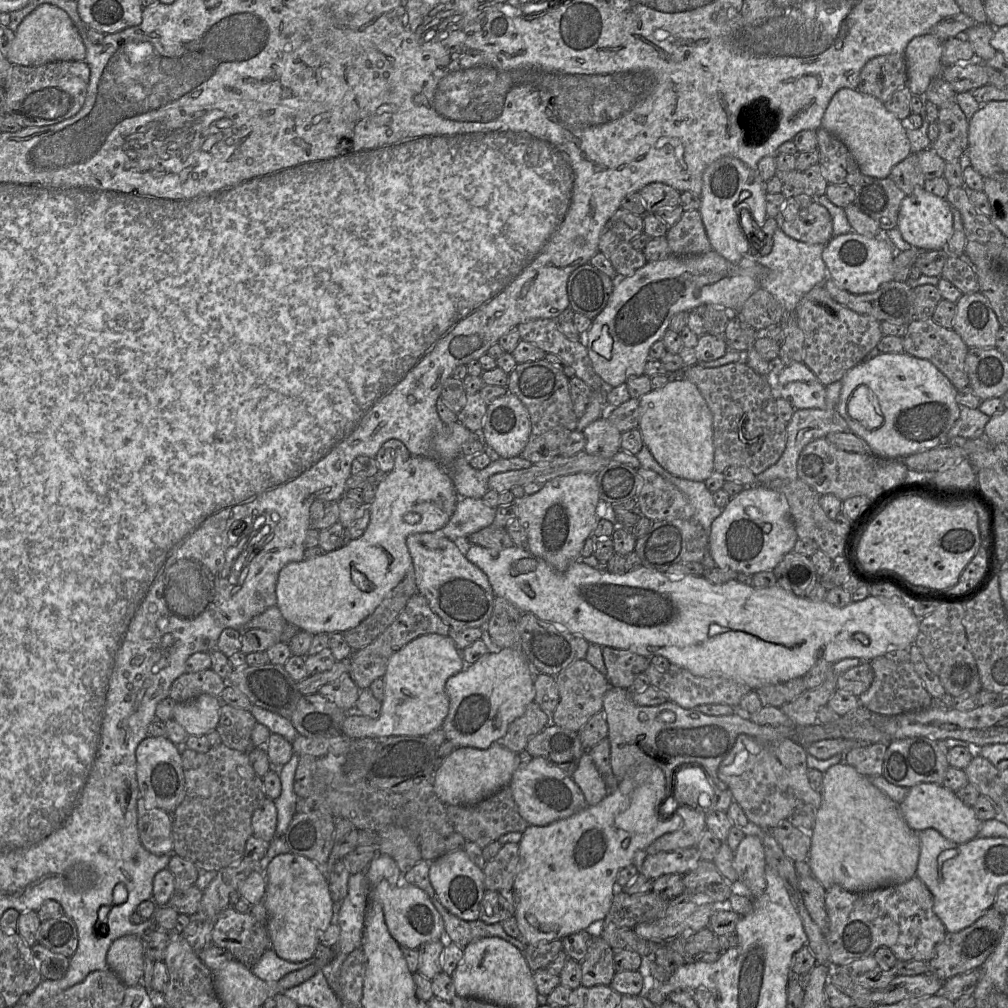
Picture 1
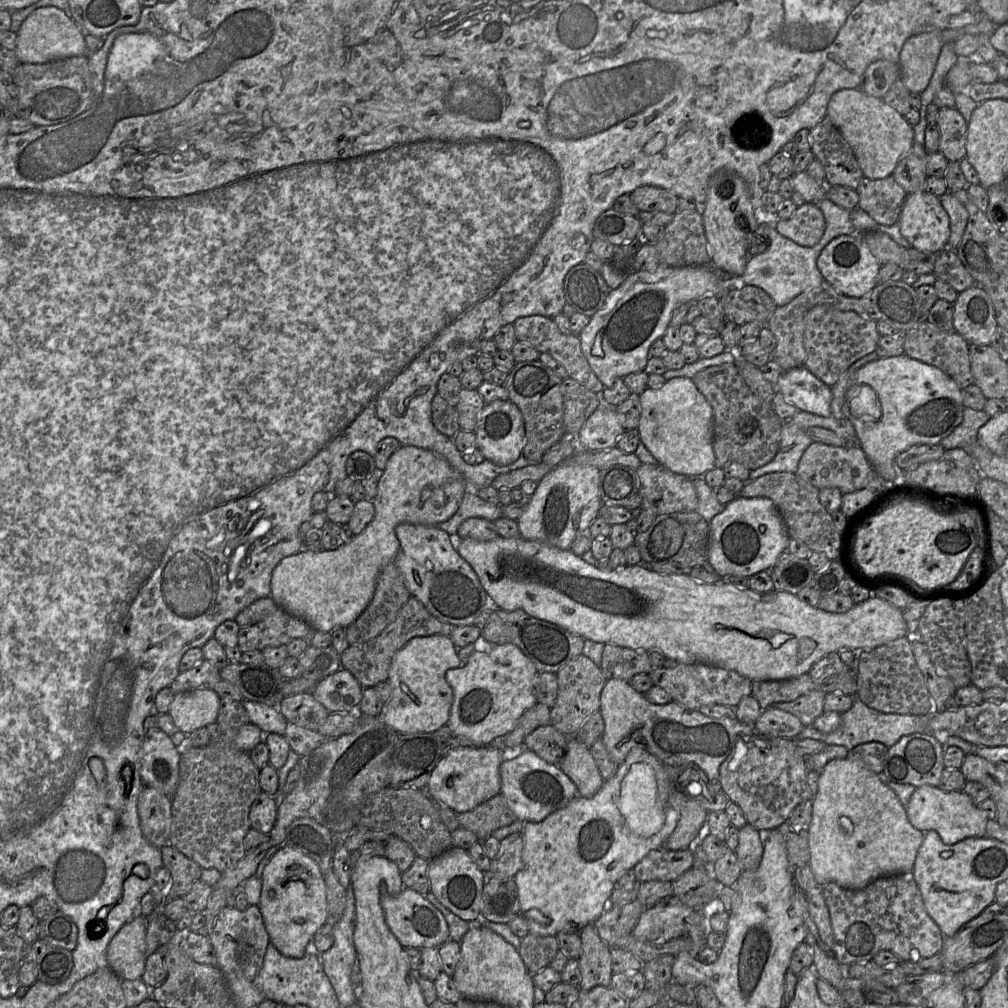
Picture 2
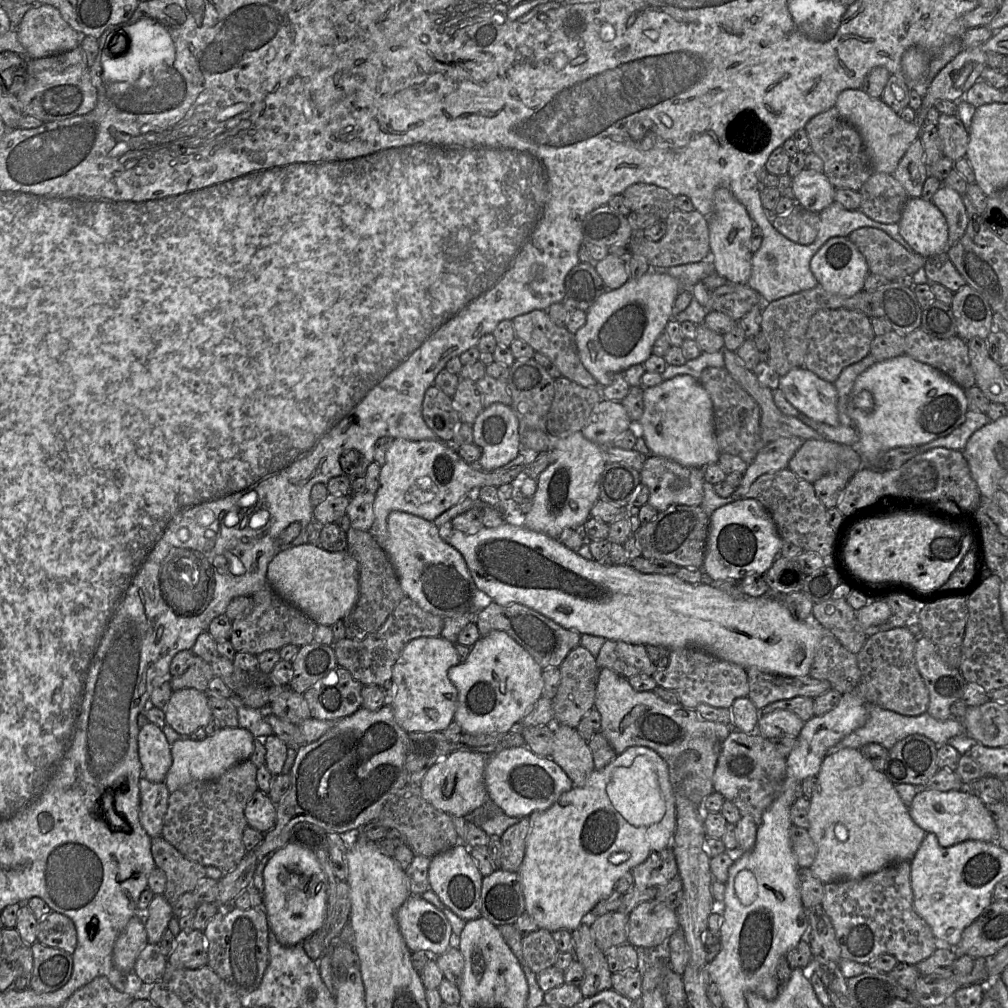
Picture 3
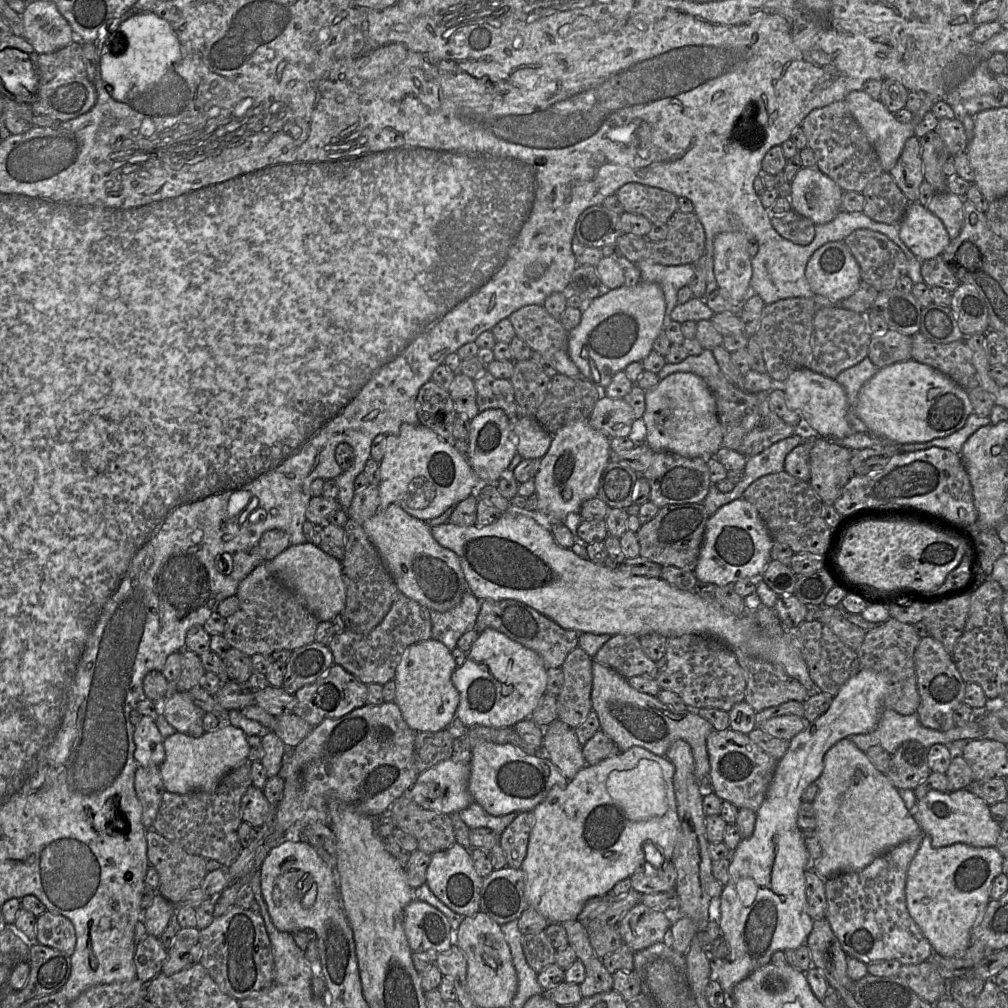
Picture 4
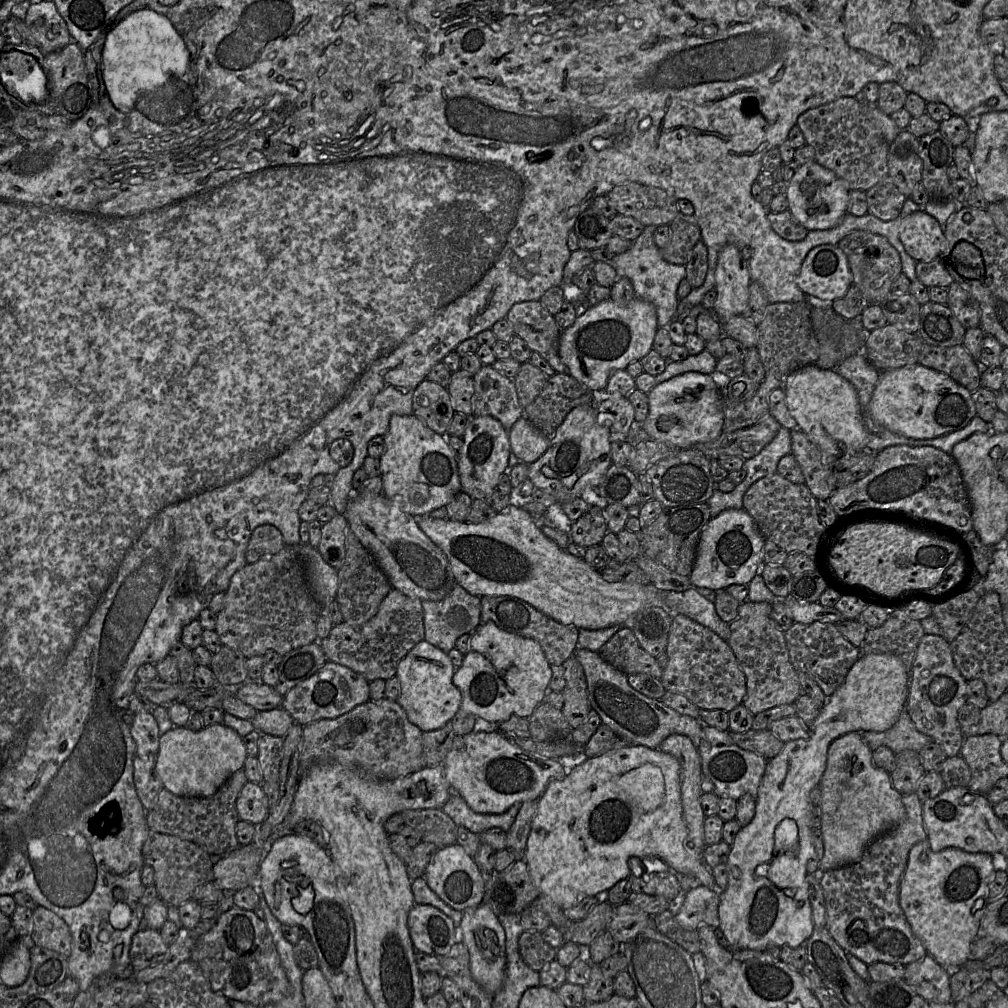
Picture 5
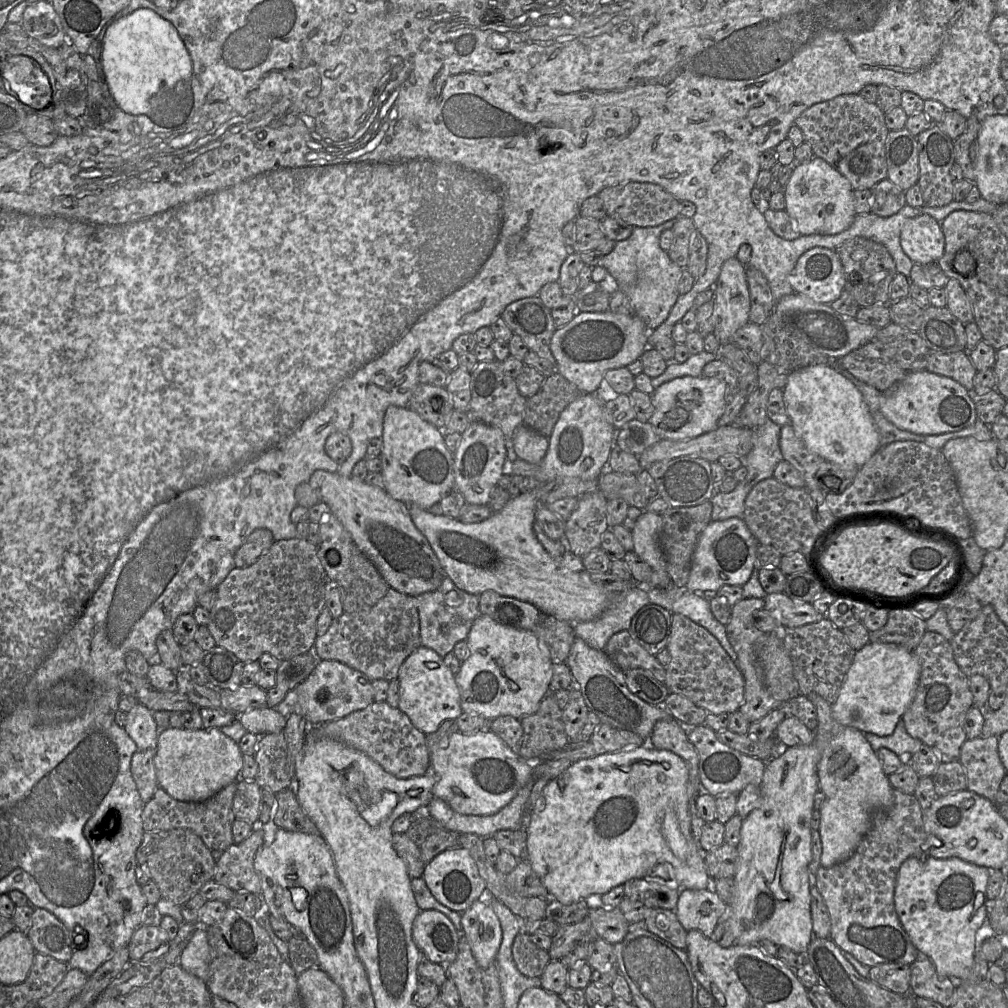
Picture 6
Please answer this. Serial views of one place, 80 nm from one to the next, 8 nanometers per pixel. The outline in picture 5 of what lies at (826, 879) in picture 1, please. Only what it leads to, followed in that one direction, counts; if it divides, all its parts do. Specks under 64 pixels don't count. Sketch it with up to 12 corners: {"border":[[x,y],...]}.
{"border":[[860,732],[828,748],[820,872],[905,818]]}

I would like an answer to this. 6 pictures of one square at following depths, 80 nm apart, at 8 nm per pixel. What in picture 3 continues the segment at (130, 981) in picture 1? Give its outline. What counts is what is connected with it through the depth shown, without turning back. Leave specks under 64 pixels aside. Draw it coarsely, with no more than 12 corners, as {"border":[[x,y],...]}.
{"border":[[135,915],[114,943],[112,961],[134,971],[147,944],[142,917]]}

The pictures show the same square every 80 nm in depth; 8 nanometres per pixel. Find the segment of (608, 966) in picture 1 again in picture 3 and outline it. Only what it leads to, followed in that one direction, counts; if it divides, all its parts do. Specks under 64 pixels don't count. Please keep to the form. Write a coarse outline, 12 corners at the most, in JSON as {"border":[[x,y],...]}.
{"border":[[590,914],[571,932],[584,968],[584,997],[612,988],[606,953],[596,945]]}

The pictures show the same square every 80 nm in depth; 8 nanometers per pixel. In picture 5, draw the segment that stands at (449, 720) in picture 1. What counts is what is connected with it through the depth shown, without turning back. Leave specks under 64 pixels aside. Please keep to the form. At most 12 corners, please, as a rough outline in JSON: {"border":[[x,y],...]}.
{"border":[[493,621],[471,634],[453,683],[480,724],[529,718],[551,665]]}

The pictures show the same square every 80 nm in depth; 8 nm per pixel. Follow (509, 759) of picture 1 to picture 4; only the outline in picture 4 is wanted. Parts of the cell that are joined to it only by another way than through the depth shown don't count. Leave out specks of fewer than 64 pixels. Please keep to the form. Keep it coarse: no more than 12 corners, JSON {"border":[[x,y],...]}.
{"border":[[468,760],[418,774],[406,794],[424,809],[458,814],[474,802]]}

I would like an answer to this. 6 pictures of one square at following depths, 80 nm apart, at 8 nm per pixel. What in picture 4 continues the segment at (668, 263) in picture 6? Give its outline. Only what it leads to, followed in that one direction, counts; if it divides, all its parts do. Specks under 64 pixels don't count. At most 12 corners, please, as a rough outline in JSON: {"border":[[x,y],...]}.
{"border":[[634,262],[641,281],[663,290],[666,313],[678,305],[680,288],[688,285],[693,265]]}

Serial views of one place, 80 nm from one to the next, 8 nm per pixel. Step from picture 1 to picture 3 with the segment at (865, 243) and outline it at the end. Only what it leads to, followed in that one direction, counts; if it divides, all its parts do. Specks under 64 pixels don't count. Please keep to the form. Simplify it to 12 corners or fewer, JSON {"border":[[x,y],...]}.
{"border":[[847,237],[812,257],[818,285],[841,297],[861,292],[870,274]]}

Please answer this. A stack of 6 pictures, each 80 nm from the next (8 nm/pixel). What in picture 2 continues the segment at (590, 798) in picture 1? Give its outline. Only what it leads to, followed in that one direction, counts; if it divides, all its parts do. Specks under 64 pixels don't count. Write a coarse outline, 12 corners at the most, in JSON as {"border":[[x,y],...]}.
{"border":[[570,736],[558,766],[578,795],[592,798],[605,782],[590,750]]}

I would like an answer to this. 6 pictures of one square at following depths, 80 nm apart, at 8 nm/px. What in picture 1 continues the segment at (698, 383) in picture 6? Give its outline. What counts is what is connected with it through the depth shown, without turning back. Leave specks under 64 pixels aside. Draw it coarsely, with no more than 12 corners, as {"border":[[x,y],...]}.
{"border":[[672,379],[639,398],[644,445],[674,476],[714,470],[713,416]]}

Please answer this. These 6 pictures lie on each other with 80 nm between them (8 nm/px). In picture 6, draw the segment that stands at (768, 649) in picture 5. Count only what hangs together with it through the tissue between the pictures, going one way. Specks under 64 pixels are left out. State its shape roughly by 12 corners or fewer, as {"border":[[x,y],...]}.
{"border":[[762,598],[732,606],[726,634],[744,680],[739,712],[755,722],[785,702],[765,684],[761,649],[769,634],[753,624]]}

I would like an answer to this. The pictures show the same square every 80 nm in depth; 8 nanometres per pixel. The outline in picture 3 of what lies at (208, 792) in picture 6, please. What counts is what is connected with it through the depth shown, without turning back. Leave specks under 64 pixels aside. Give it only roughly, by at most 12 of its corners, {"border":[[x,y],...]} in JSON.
{"border":[[220,728],[171,745],[170,793],[248,760],[254,736]]}

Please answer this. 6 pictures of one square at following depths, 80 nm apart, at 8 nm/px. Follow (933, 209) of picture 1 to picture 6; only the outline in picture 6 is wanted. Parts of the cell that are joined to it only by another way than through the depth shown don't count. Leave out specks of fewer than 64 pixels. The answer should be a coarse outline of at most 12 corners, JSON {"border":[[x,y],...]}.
{"border":[[911,218],[900,244],[913,263],[937,263],[945,248],[941,224]]}

